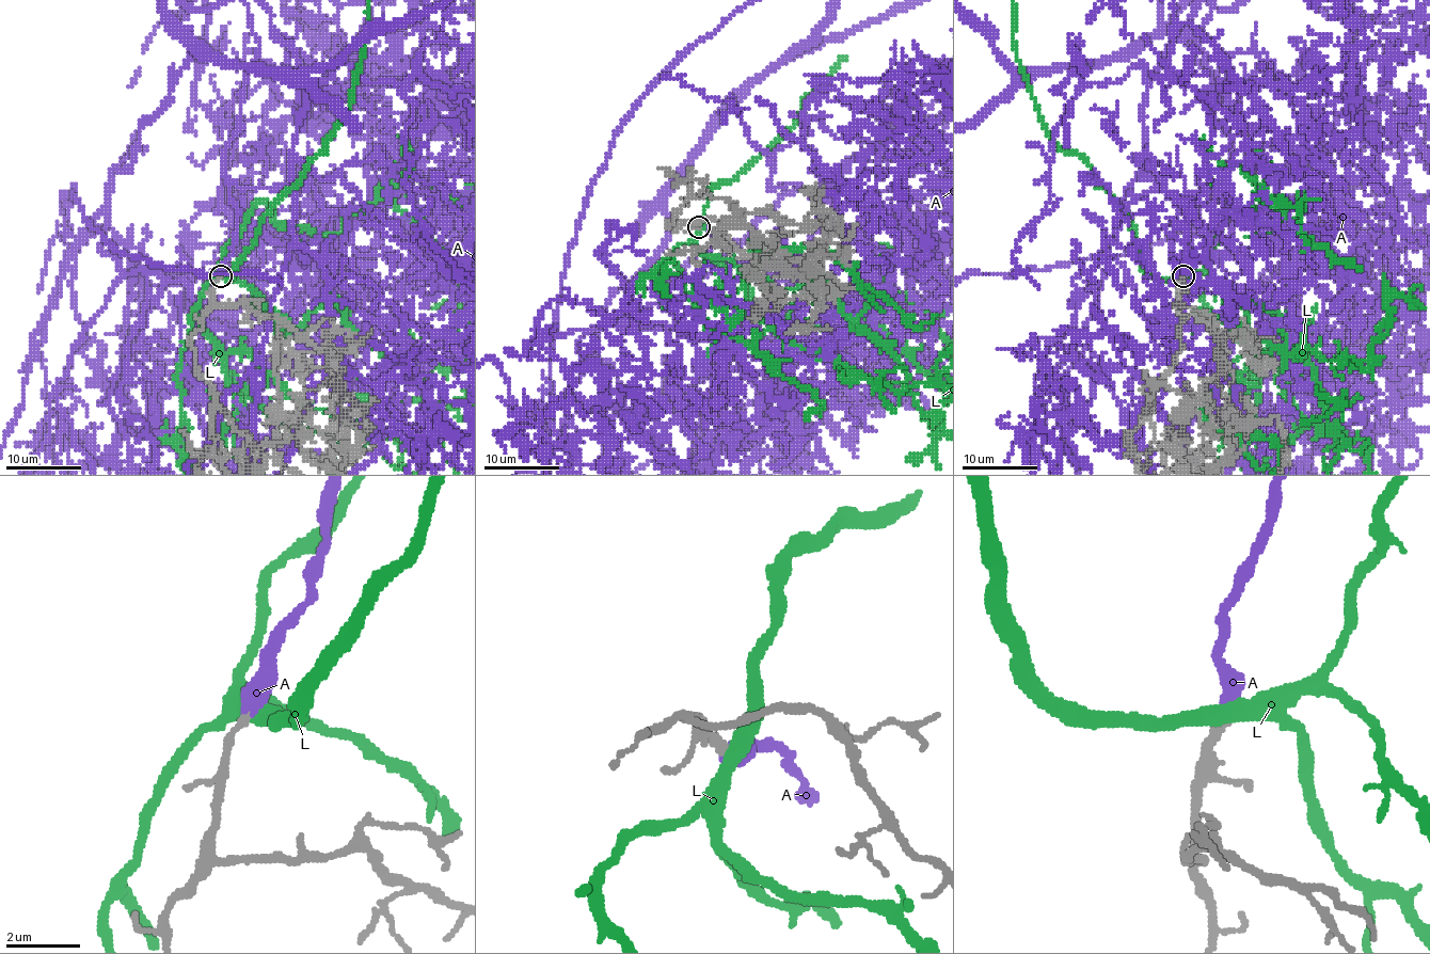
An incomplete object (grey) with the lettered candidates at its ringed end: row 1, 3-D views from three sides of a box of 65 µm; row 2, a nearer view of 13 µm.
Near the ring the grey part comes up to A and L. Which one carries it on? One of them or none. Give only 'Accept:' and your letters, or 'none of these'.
Accept: A

